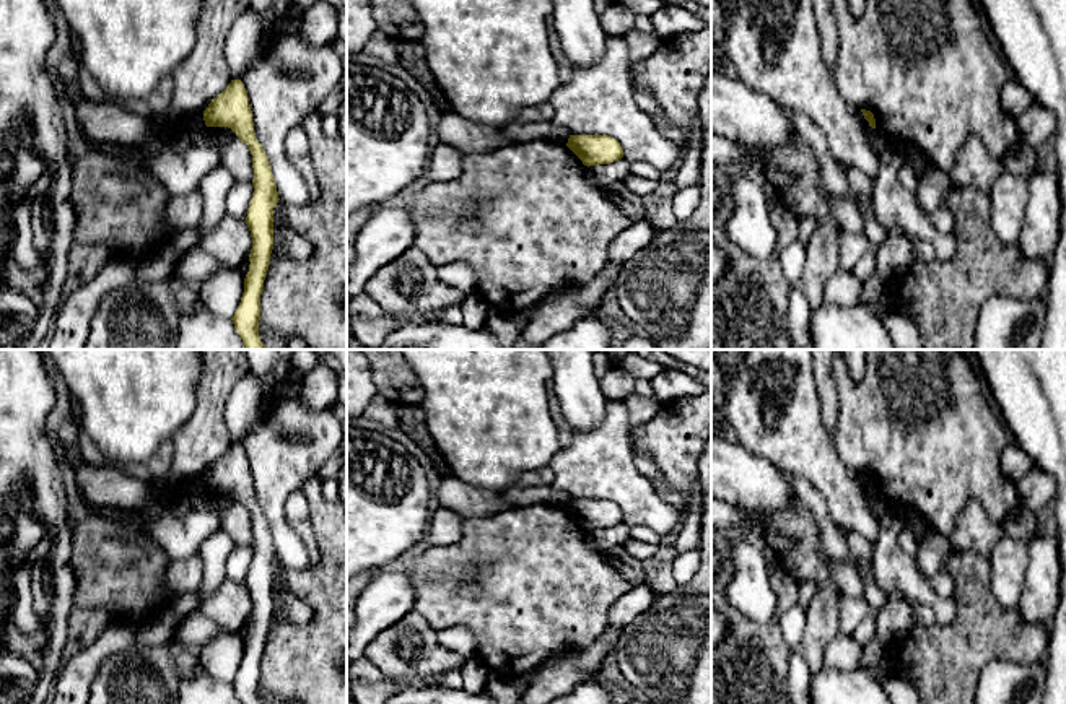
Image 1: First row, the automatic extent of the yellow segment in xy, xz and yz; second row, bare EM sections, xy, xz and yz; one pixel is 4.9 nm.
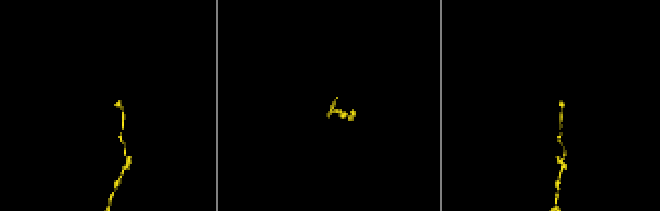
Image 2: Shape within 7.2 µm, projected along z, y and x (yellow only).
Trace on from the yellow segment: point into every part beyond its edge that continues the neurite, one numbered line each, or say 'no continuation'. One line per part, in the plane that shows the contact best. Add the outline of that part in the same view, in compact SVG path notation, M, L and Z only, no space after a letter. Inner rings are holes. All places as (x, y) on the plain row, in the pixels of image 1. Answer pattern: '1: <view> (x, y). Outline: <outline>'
no continuation

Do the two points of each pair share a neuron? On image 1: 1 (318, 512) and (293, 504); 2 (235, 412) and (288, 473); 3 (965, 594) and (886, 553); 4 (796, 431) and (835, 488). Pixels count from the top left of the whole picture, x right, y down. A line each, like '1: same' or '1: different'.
1: different
2: different
3: different
4: same

